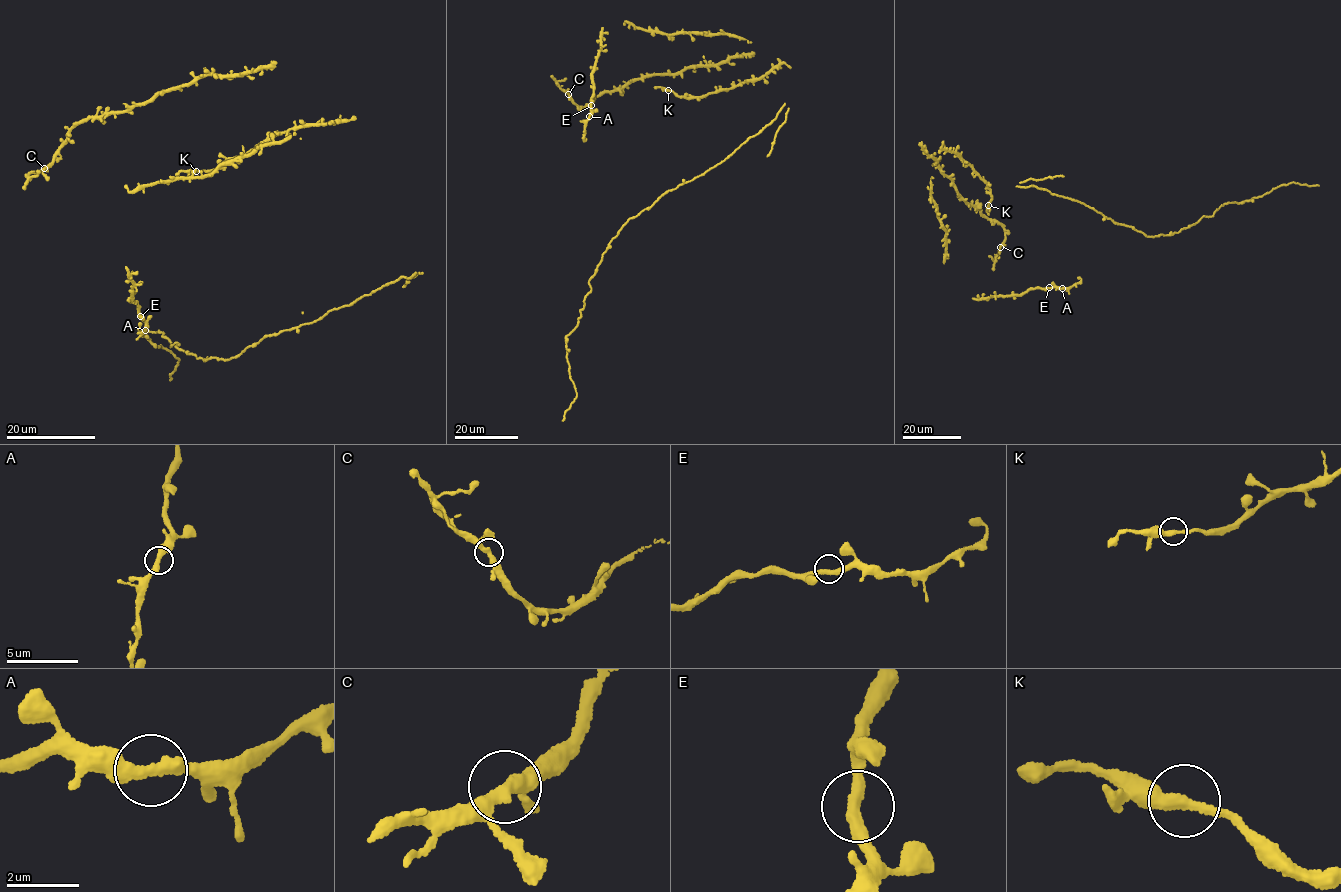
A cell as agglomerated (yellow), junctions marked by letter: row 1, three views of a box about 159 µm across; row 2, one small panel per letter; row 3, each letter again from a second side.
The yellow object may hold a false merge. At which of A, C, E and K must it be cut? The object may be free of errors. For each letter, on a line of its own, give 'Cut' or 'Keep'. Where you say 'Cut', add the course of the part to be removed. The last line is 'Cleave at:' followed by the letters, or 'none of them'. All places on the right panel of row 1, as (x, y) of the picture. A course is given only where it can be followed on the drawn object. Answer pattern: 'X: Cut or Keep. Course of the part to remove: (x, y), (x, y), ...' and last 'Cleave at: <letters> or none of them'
A: Keep
C: Keep
E: Keep
K: Keep
Cleave at: none of them

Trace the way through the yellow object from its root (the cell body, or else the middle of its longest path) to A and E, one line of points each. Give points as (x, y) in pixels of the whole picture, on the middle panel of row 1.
A: (602, 28), (601, 49), (592, 73), (594, 92), (589, 116)
E: (602, 28), (601, 49), (592, 73), (591, 105)

